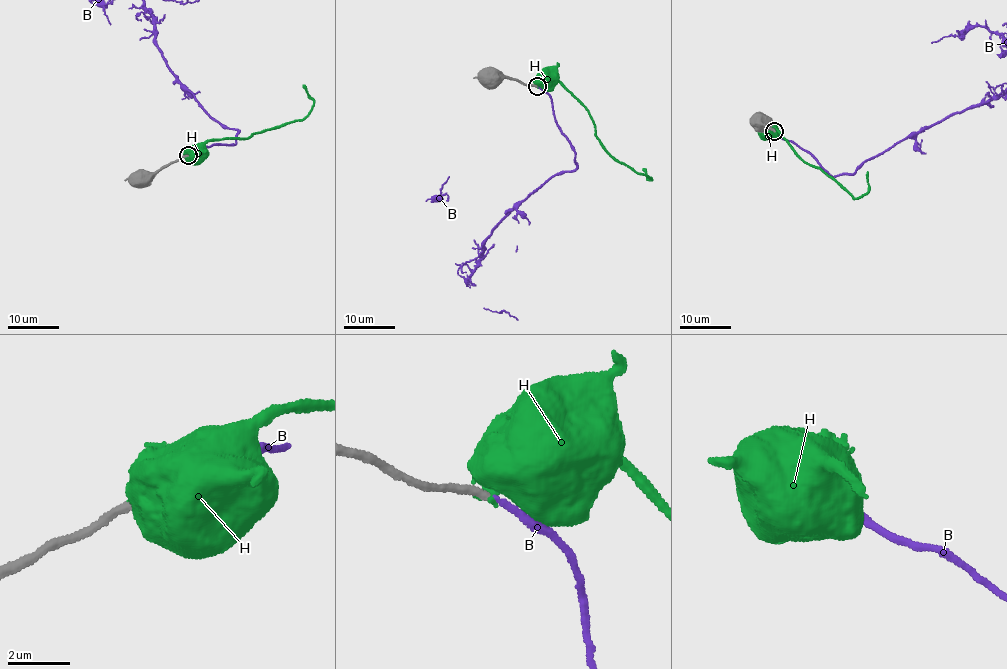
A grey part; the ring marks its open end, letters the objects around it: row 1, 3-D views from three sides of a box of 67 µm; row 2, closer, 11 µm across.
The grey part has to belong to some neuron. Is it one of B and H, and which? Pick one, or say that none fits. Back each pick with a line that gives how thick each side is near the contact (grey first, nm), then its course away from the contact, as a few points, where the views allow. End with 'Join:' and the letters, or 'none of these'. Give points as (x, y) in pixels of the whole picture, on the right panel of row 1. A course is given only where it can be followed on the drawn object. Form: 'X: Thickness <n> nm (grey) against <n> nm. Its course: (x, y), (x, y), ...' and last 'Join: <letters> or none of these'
B: Thickness 240 nm (grey) against 190 nm
Join: B

